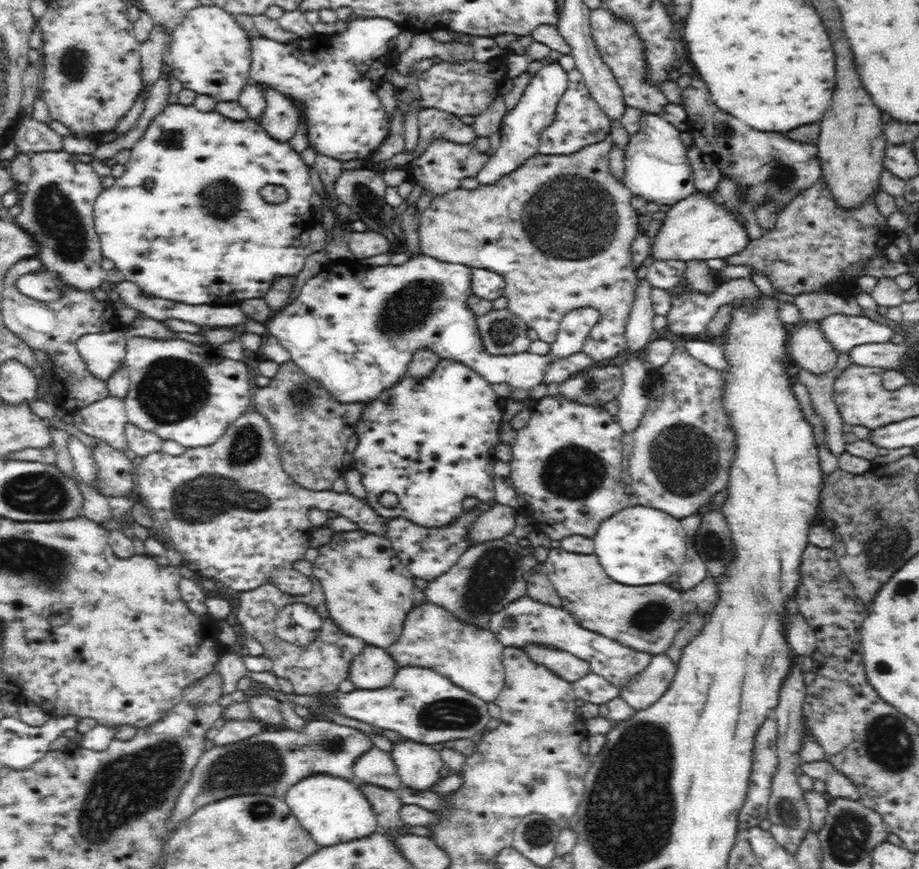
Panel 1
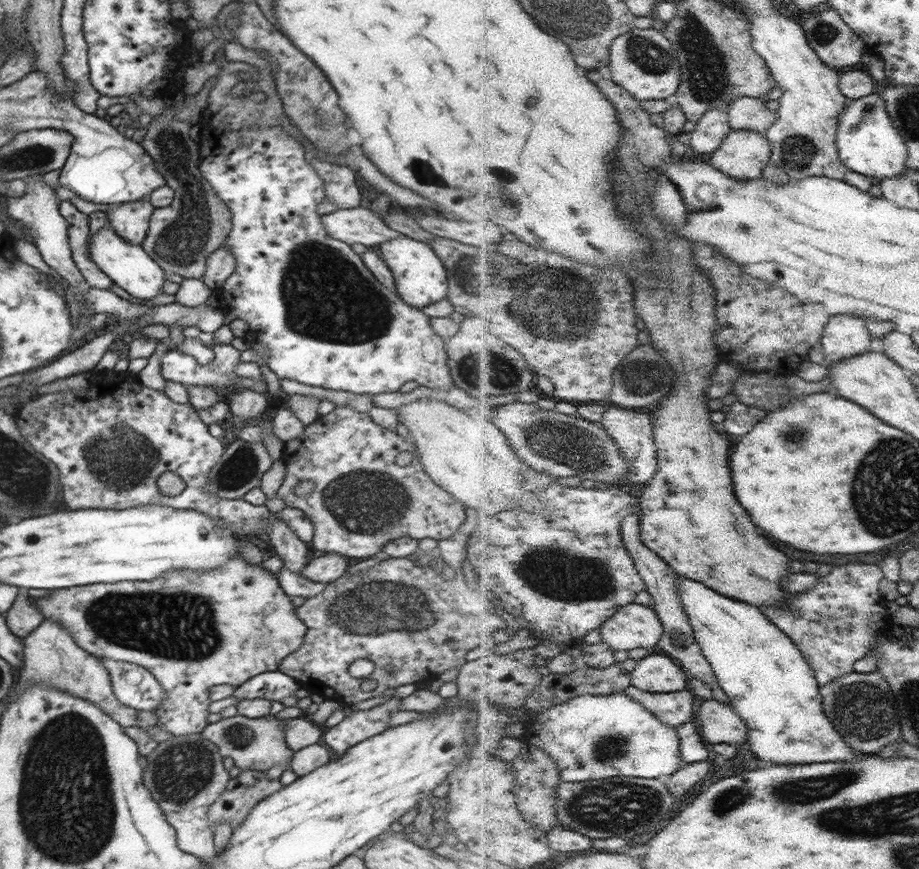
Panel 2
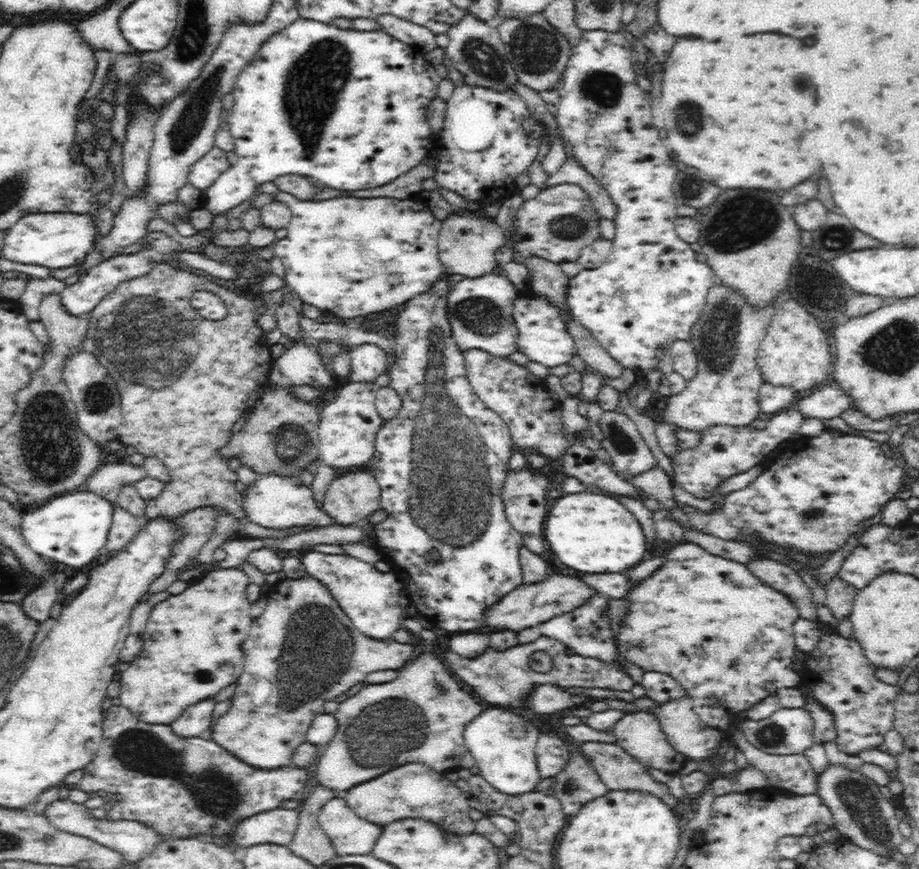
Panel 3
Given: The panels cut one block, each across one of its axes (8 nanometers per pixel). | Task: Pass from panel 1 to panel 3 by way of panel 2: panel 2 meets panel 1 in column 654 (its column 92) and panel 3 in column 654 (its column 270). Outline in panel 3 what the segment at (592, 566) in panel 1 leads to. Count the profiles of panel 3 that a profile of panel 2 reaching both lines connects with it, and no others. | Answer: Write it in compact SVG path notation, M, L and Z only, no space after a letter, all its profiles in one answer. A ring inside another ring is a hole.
M688 541L681 542L676 547L670 549L666 555L666 560L662 570L654 572L652 576L646 578L638 588L634 588L628 594L630 600L630 612L628 616L624 616L624 620L620 622L620 629L618 636L615 637L617 644L617 651L621 657L636 664L636 666L644 669L644 672L661 672L674 680L678 681L684 689L686 689L686 696L678 698L678 700L670 700L668 702L656 702L651 698L645 696L636 699L633 703L622 702L622 710L642 710L642 712L652 712L660 721L660 726L666 735L669 745L680 755L696 761L710 758L712 754L717 751L720 740L728 739L729 730L733 729L733 725L728 725L729 721L740 721L739 713L747 711L752 708L754 704L764 700L770 694L776 694L778 689L797 687L801 684L802 677L799 676L798 671L792 668L793 657L795 654L795 636L793 635L793 624L798 616L798 607L794 605L794 601L790 597L784 595L783 592L774 590L770 585L764 584L758 578L754 578L752 572L748 572L745 564L736 562L735 560L728 560L721 556L714 556L707 550L704 550L698 544L690 543Z

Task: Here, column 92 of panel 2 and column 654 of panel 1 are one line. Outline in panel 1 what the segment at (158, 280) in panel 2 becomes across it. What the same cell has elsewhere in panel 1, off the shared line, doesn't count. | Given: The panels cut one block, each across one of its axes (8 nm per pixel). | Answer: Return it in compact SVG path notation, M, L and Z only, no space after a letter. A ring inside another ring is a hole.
M696 192L671 205L651 244L653 258L686 263L688 260L725 259L744 250L751 240L747 231L729 209L714 201L715 198Z

